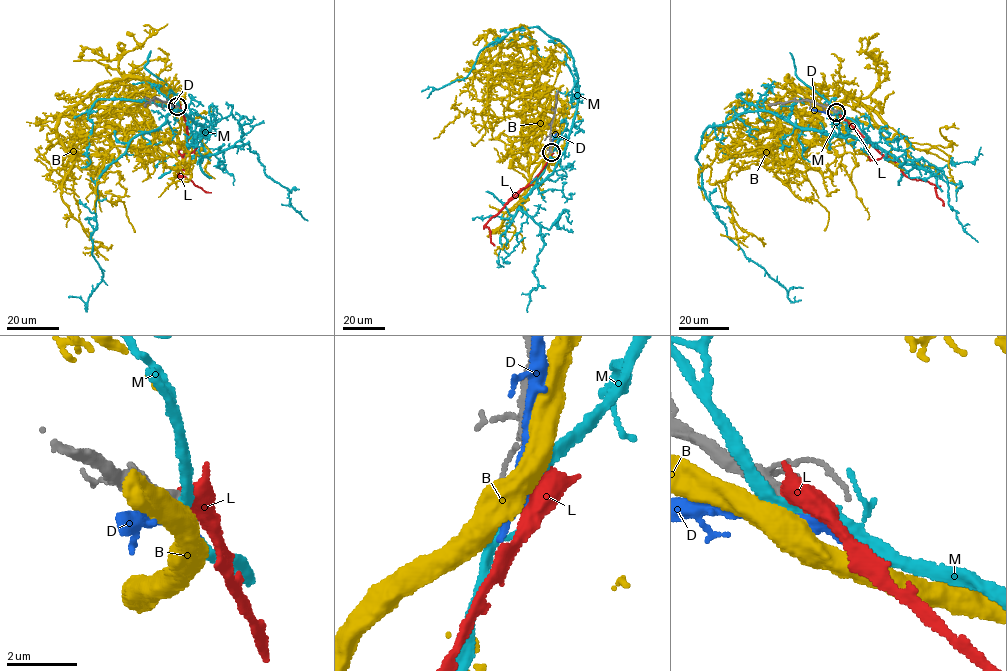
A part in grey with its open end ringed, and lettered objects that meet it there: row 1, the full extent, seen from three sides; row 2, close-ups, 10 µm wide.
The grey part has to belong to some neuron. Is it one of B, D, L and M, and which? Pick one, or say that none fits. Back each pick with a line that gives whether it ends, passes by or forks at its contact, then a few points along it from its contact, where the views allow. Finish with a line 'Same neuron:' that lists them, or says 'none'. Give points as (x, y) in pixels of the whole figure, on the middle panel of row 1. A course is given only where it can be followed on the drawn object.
L: it passes by; course (551, 152), (538, 174), (485, 225), (494, 246)
Same neuron: L

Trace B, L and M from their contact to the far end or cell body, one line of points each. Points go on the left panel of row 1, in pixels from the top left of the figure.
B: (177, 107), (128, 77), (59, 117), (74, 161), (62, 201), (111, 245)
L: (177, 106), (187, 128), (182, 156), (185, 165), (178, 175), (211, 192)
M: (177, 107), (192, 131), (203, 129), (170, 112), (100, 175), (90, 237), (103, 274), (86, 303), (68, 297)

